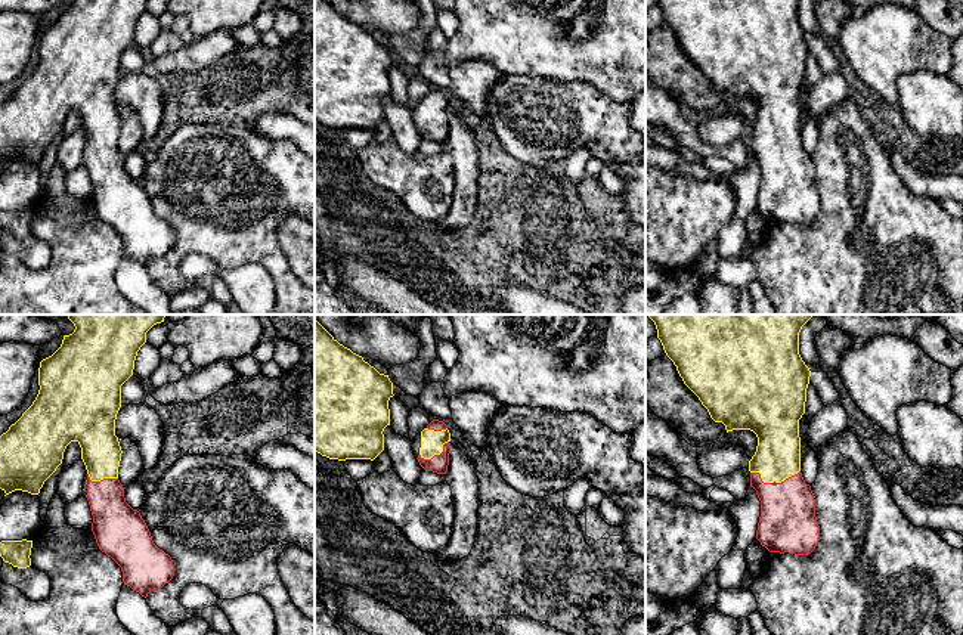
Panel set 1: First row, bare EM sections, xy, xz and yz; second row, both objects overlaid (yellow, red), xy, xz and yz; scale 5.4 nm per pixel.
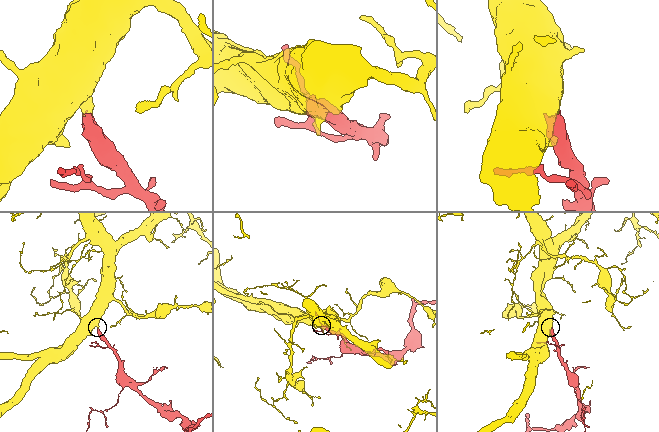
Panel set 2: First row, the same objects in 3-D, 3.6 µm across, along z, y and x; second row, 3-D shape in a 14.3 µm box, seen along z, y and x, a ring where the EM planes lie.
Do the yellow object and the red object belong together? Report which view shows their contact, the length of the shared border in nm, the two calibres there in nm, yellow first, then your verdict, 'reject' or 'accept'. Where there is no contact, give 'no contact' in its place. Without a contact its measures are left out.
xz | 180 nm | 130/100 nm | accept

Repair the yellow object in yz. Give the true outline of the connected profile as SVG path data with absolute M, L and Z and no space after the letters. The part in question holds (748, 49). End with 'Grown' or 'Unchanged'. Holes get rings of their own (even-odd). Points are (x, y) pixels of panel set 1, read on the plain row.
M657 0L666 25L674 31L684 53L699 66L715 92L722 92L727 102L733 99L750 99L758 106L756 121L749 130L750 157L756 159L761 170L761 186L756 199L756 208L770 222L789 222L795 224L809 224L820 210L820 195L815 186L815 168L811 155L805 152L801 142L801 106L799 89L805 83L806 58L809 53L811 40L799 24L799 1L801 0Z. Grown

